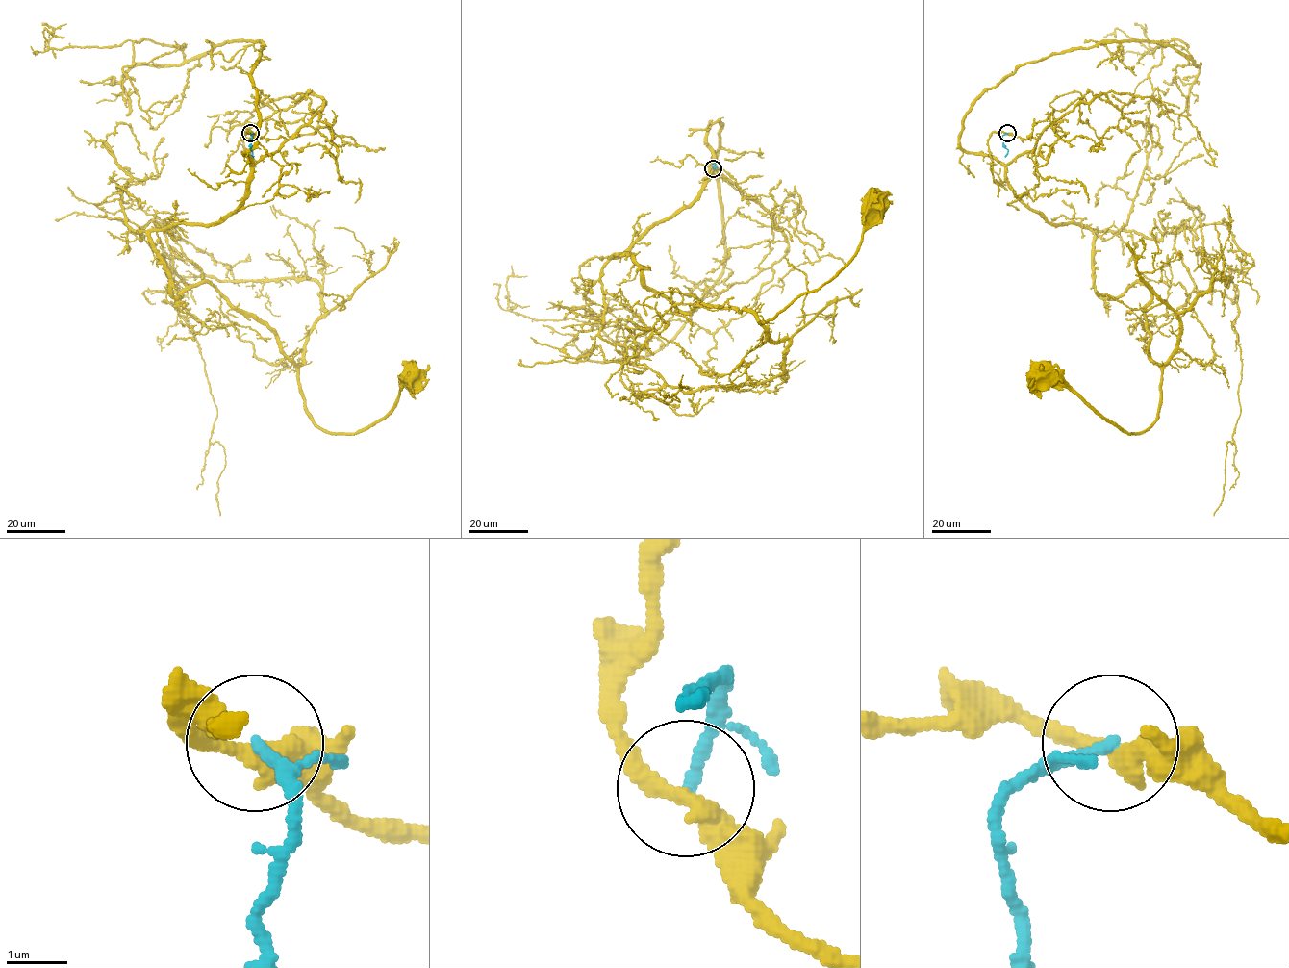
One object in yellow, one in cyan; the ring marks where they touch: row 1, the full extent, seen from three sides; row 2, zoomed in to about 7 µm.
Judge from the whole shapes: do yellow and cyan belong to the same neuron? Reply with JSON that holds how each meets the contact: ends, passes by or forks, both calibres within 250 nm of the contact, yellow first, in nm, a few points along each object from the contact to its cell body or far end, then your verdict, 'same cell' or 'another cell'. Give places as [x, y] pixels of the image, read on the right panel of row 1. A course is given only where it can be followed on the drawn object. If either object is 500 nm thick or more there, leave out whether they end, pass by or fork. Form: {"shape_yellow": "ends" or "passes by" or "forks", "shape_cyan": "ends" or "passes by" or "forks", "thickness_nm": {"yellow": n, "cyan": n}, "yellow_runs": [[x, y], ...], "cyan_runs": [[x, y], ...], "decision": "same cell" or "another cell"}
{"shape_yellow": "passes by", "shape_cyan": "ends", "thickness_nm": {"yellow": 320, "cyan": 180}, "yellow_runs": [[1007, 134], [1036, 140], [1017, 195], [1095, 230], [1097, 292], [1149, 289], [1159, 417], [1124, 433], [1040, 375]], "cyan_runs": [[1007, 133], [1002, 136], [1002, 145], [1008, 150], [1004, 157]], "decision": "another cell"}

